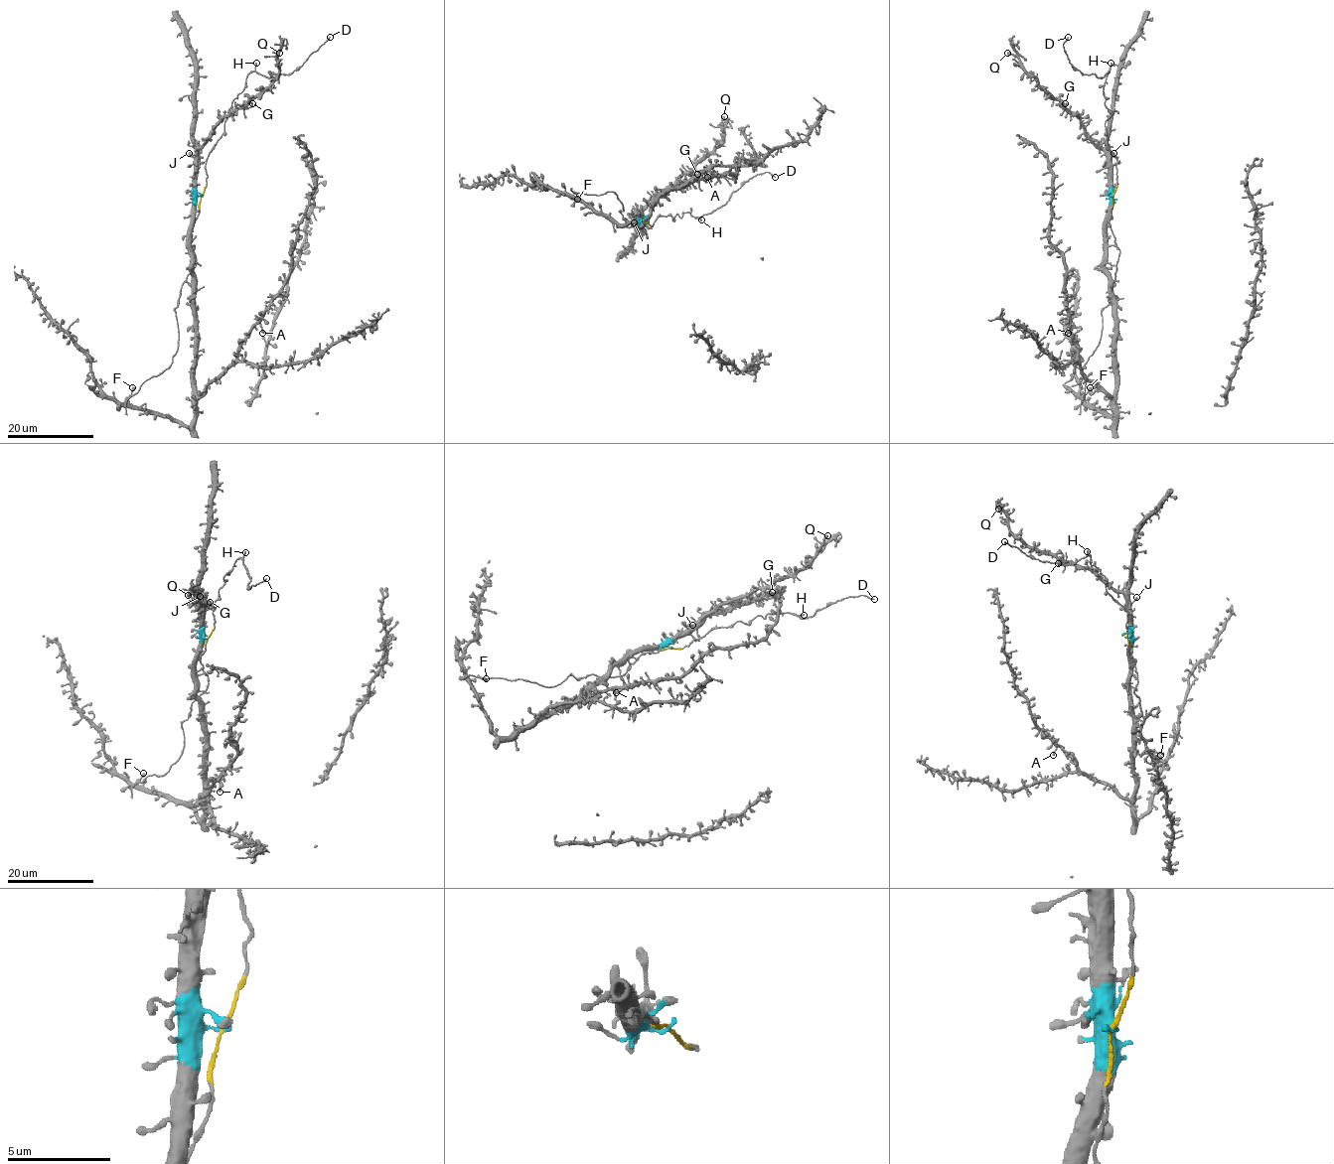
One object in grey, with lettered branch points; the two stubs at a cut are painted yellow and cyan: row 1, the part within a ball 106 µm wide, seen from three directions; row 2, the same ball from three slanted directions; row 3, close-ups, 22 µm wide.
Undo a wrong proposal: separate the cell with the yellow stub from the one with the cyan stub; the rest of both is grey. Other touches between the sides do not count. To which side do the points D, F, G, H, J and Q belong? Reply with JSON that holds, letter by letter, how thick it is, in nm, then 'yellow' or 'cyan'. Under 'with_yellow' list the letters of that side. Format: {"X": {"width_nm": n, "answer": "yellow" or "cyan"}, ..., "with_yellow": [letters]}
{"D": {"width_nm": 150, "answer": "yellow"}, "F": {"width_nm": 480, "answer": "yellow"}, "G": {"width_nm": 220, "answer": "cyan"}, "H": {"width_nm": 240, "answer": "yellow"}, "J": {"width_nm": 280, "answer": "cyan"}, "Q": {"width_nm": 480, "answer": "cyan"}, "with_yellow": ["D", "F", "H"]}

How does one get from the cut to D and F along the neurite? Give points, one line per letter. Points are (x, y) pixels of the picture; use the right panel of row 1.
D: (1112, 196), (1108, 72), (1076, 70), (1068, 37)
F: (1112, 196), (1109, 222), (1118, 261), (1110, 303), (1101, 312), (1101, 338), (1083, 368), (1085, 395), (1090, 386)

